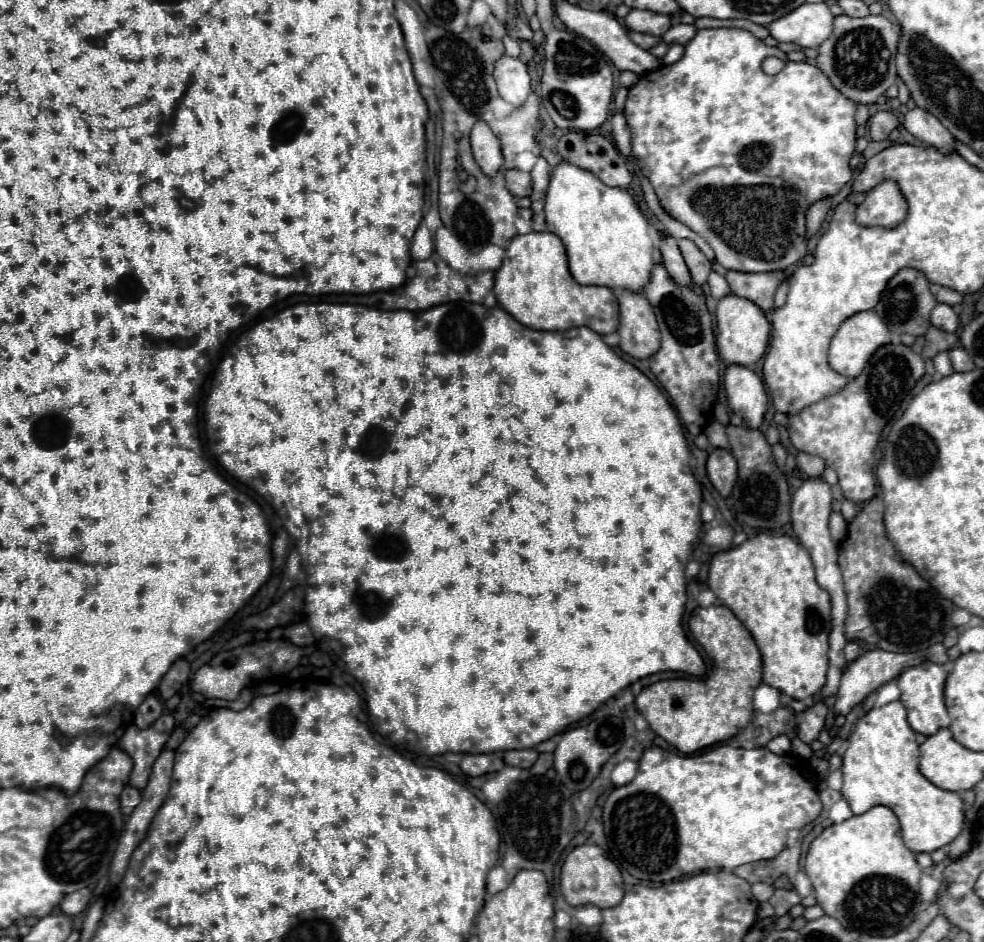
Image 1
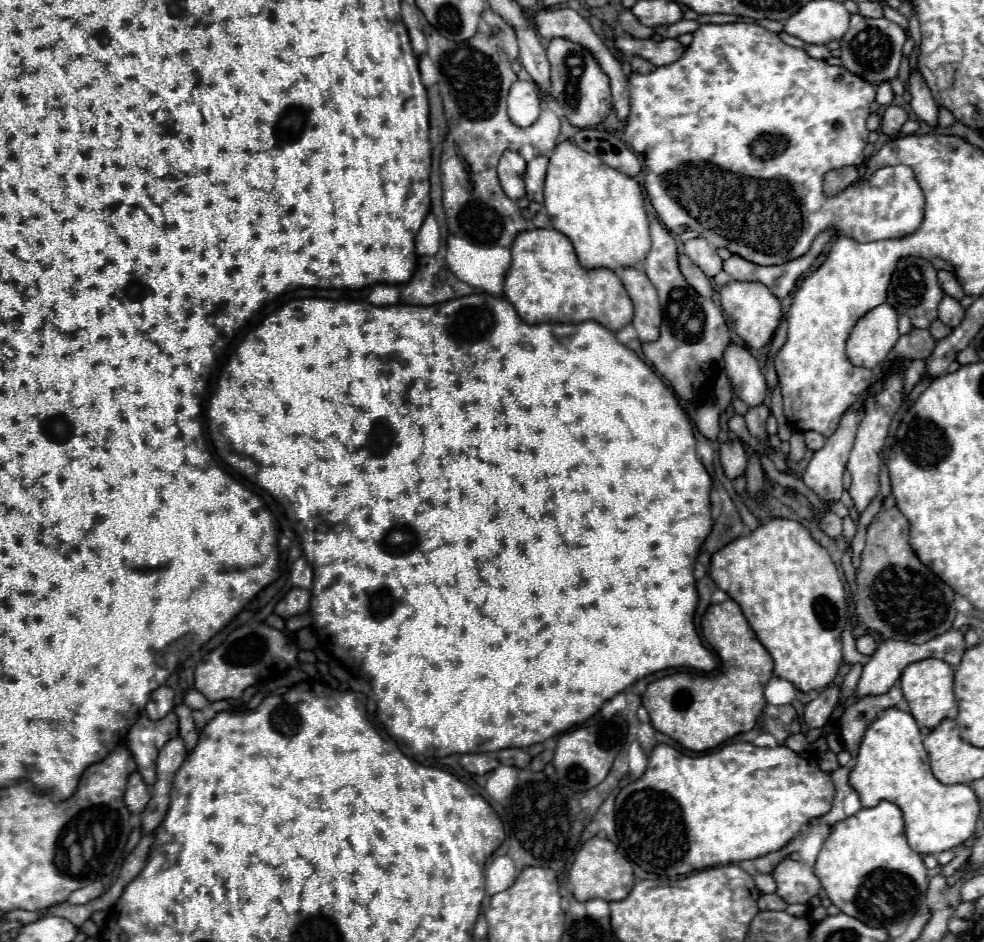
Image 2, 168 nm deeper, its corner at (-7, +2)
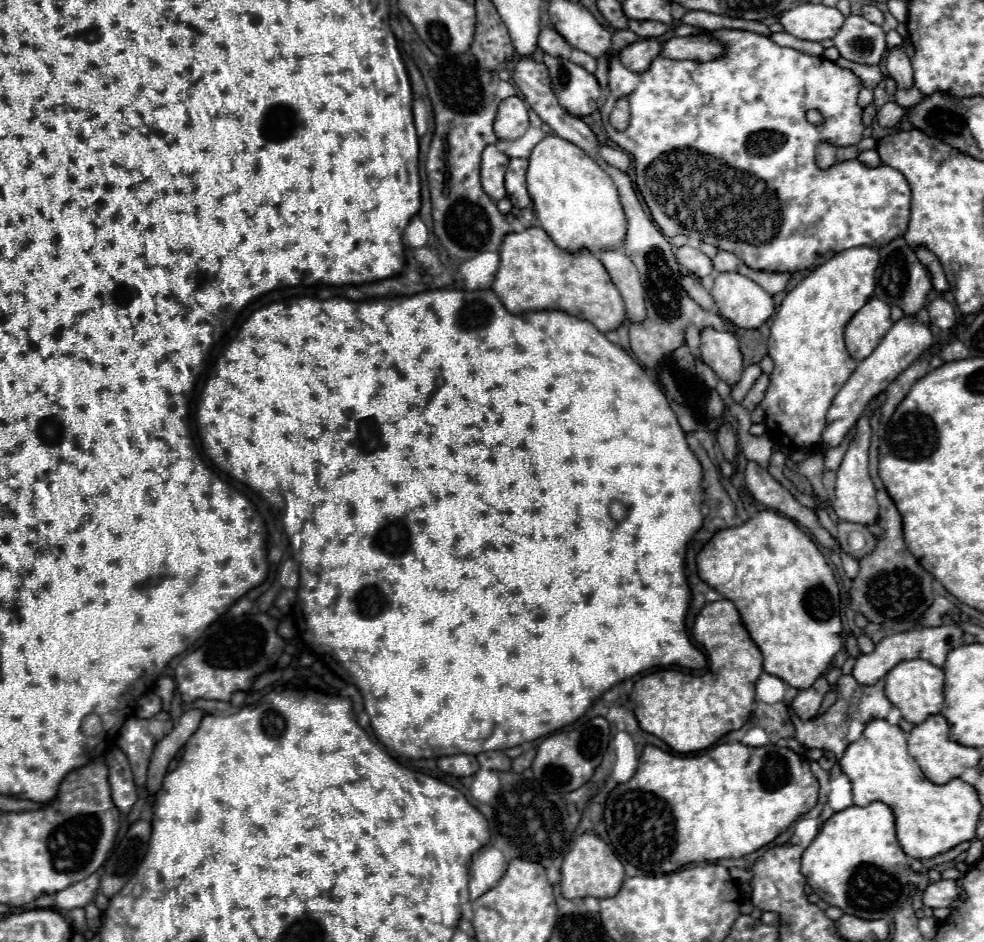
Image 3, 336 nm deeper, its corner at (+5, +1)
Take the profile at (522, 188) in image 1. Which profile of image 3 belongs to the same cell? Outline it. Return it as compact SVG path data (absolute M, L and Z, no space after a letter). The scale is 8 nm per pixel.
M488 145L482 153L482 187L494 201L500 201L506 197L504 187L504 173L508 167L508 157L496 149L496 145Z

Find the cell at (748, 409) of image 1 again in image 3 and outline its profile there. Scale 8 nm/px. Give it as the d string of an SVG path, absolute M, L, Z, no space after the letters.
M702 329L700 333L700 351L702 361L730 387L734 387L740 381L742 375L742 353L738 349L738 341L728 331L714 331L714 329Z

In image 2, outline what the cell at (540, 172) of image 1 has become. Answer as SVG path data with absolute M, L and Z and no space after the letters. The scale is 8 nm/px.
M536 156L526 164L524 172L524 184L526 184L526 198L532 202L542 202L542 192L544 192L544 178L546 178L546 166L548 158L546 156Z

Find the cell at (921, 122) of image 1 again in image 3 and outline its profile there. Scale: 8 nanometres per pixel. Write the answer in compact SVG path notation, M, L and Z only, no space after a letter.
M894 47L894 49L888 51L886 69L888 69L888 75L896 81L898 89L910 89L910 87L914 87L912 65L910 65L910 59L906 57L906 53L904 53L902 47Z

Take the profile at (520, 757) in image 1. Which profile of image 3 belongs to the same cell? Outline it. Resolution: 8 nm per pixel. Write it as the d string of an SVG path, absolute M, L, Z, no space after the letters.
M502 751L480 753L480 755L476 755L476 759L482 769L492 769L492 771L510 771L510 765L512 765L508 755Z

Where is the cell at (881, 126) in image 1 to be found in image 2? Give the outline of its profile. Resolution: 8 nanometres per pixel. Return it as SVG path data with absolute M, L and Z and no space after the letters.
M888 106L882 114L882 132L888 136L898 136L902 124L908 120L908 114L900 106Z

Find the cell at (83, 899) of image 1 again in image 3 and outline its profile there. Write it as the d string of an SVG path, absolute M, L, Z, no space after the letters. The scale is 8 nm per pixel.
M90 875L88 879L76 883L76 885L70 885L68 889L64 891L58 891L56 893L56 905L62 907L62 909L74 909L74 907L86 907L92 899L94 899L94 893L98 889L98 875Z

